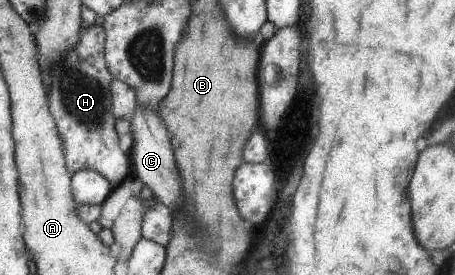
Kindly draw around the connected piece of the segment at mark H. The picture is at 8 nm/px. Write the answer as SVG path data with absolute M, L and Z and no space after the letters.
M89 25L80 32L79 40L76 41L76 47L67 52L60 63L52 64L50 74L50 91L48 97L48 107L51 111L51 118L54 120L57 136L60 138L64 167L67 174L71 177L81 169L95 171L101 175L107 182L115 188L119 186L127 177L131 175L130 159L128 153L123 153L119 149L119 137L114 129L116 118L112 113L112 96L109 90L112 81L104 59L104 32L99 25Z

